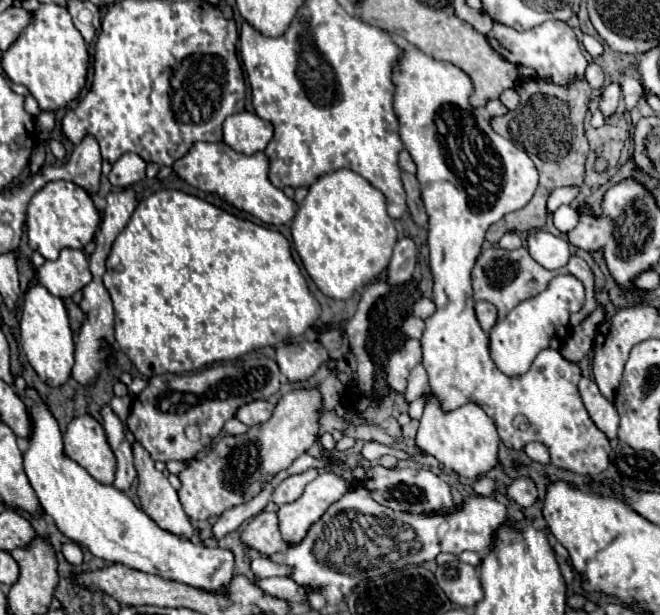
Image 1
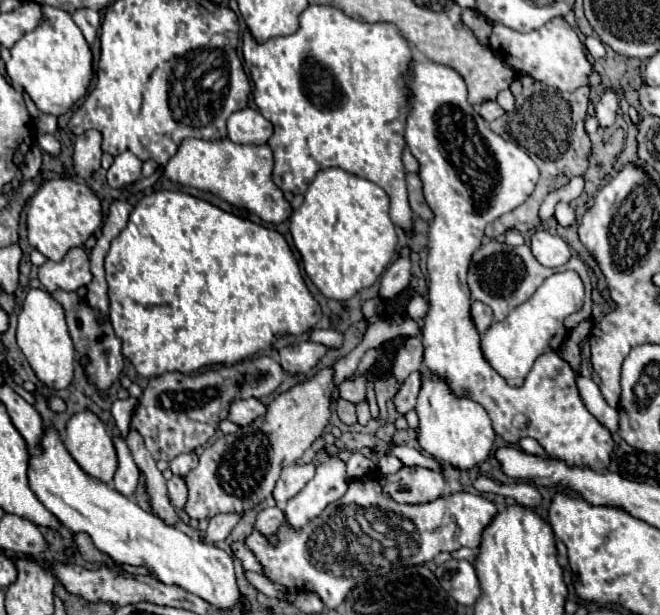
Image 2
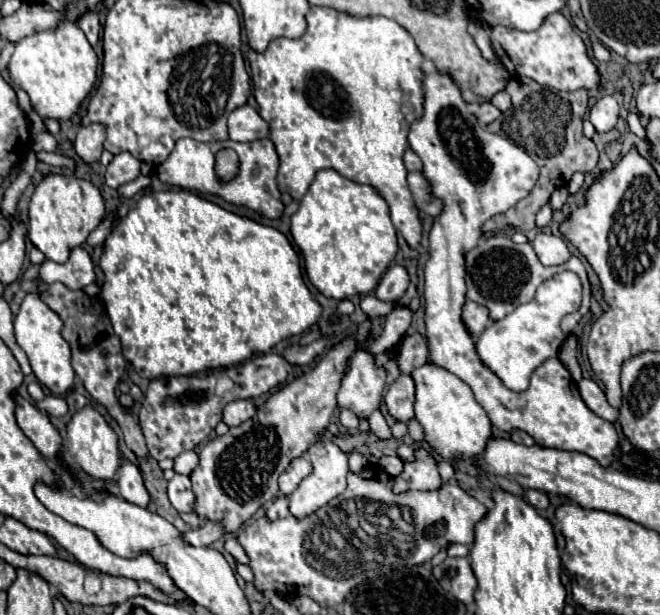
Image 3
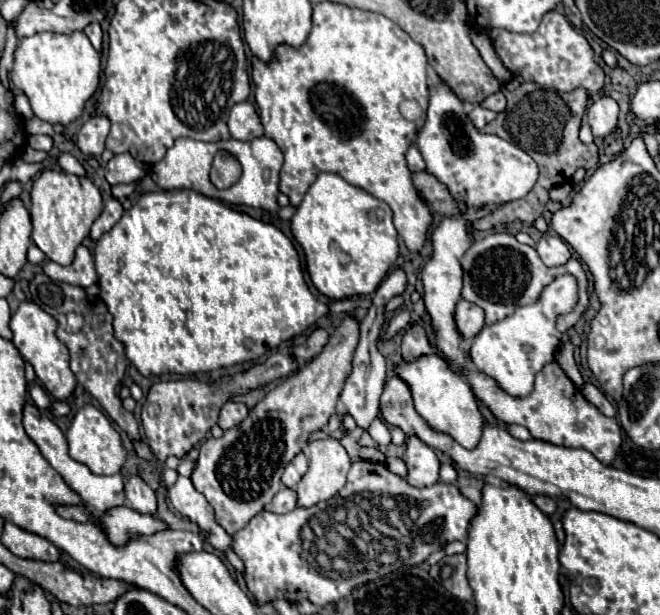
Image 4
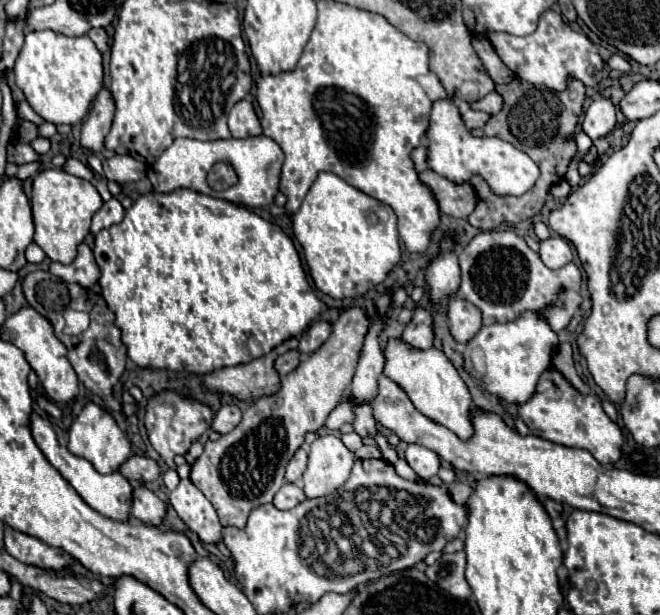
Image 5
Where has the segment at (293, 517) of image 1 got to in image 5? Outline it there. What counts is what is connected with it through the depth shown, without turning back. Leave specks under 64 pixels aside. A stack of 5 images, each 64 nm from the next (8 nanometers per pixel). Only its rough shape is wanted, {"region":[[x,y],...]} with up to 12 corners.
{"region":[[326,434],[310,444],[300,480],[306,500],[330,496],[354,454]]}

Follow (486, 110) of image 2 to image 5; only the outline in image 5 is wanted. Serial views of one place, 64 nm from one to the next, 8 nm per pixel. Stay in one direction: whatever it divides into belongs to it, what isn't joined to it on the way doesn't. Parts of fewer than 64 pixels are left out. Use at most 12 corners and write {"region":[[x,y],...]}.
{"region":[[468,110],[462,114],[468,128],[482,128],[490,114]]}

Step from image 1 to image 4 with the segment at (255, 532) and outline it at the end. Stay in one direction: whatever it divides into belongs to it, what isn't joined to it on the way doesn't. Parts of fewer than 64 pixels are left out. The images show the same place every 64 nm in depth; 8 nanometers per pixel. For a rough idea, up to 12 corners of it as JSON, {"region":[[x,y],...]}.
{"region":[[282,488],[270,502],[272,514],[296,508],[296,492]]}

